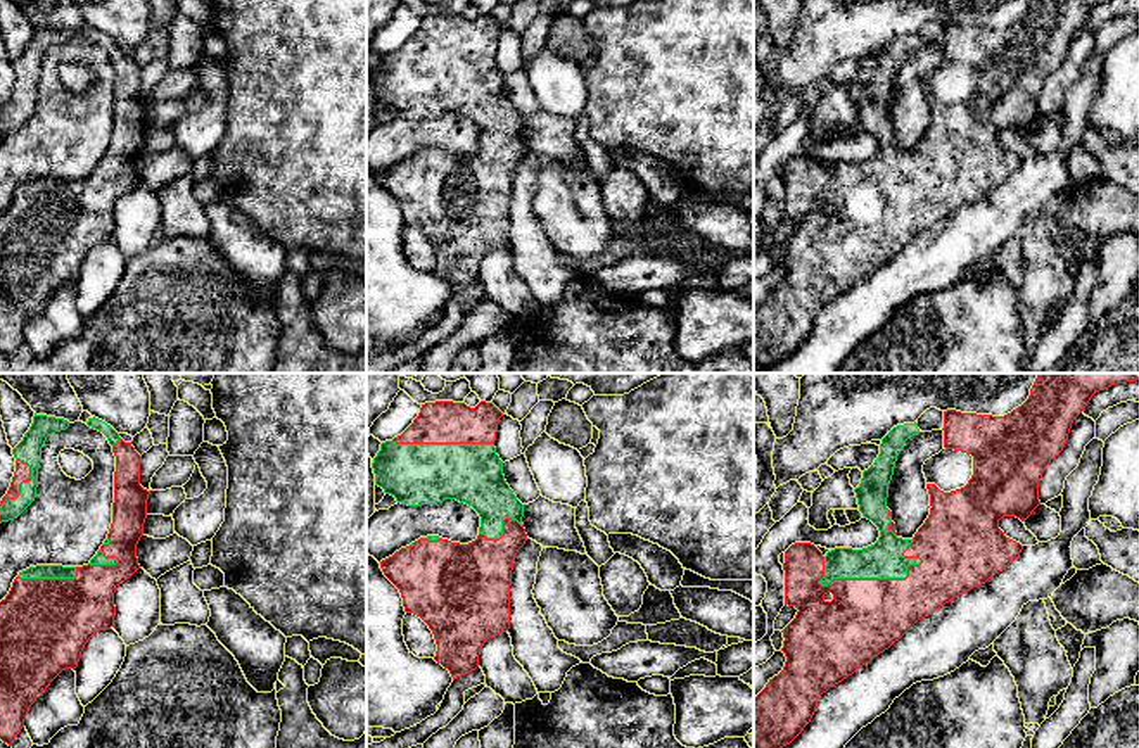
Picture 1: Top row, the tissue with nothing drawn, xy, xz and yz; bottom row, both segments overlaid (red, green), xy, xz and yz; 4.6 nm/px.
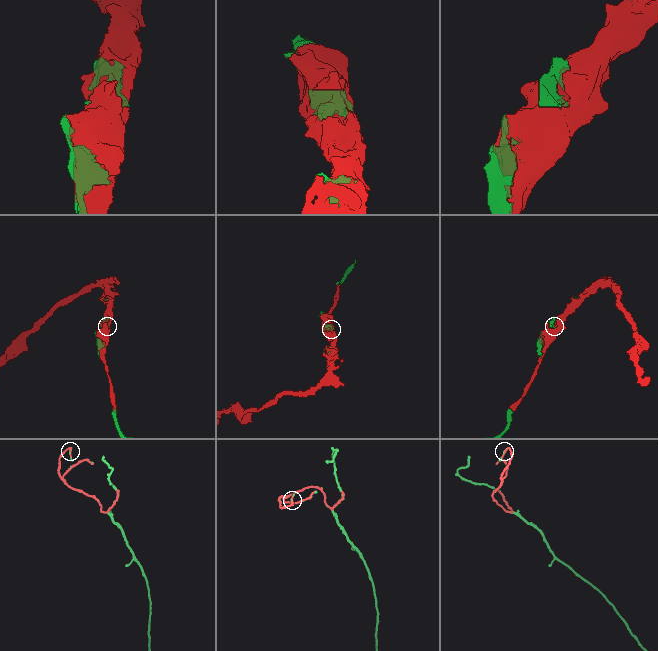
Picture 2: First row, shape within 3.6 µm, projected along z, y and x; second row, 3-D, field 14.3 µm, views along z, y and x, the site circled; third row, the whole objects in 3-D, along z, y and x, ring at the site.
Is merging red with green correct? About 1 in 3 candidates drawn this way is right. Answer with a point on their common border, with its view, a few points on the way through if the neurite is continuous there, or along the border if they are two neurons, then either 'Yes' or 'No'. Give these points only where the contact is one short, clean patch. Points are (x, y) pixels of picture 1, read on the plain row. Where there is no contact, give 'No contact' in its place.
Touches red at yz (873, 192). Yes

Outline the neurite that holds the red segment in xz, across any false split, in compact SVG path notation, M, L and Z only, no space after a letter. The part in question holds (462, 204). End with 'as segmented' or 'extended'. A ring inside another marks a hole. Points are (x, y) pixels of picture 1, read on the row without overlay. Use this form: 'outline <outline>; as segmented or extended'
outline M453 14L425 16L418 29L401 48L380 57L380 64L372 76L375 98L382 100L385 107L394 109L401 117L422 119L456 112L472 119L480 130L479 149L468 157L427 149L380 174L384 188L401 206L404 225L420 230L432 244L437 257L434 273L449 283L453 294L479 280L480 263L489 250L510 242L513 173L527 154L522 136L524 117L506 97L503 74L494 60L501 29L503 26L493 16L486 14L480 14L475 21Z; extended

